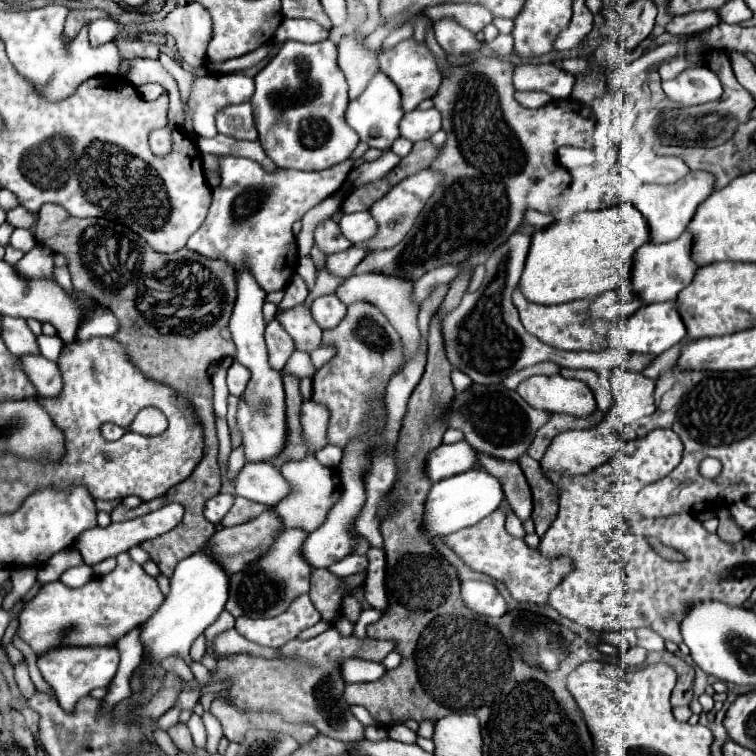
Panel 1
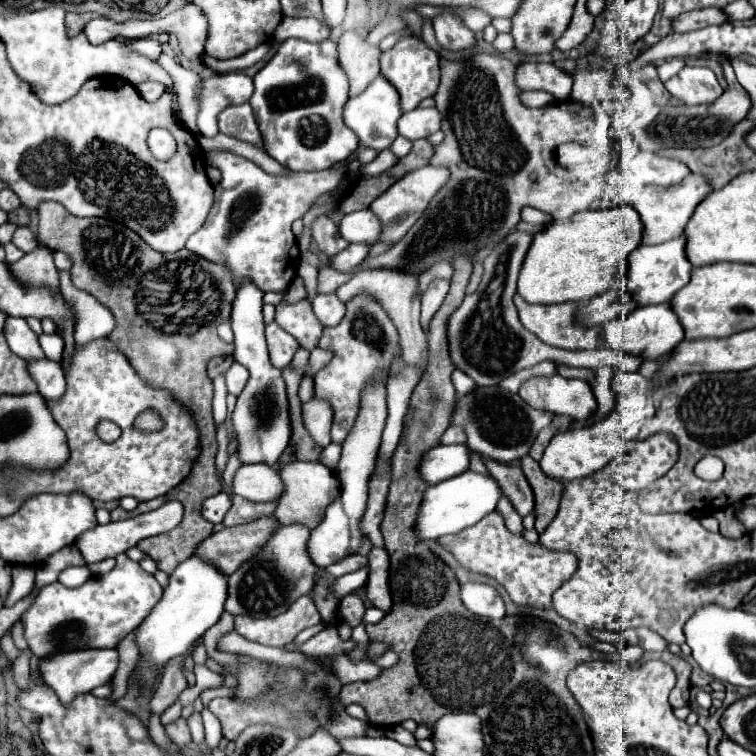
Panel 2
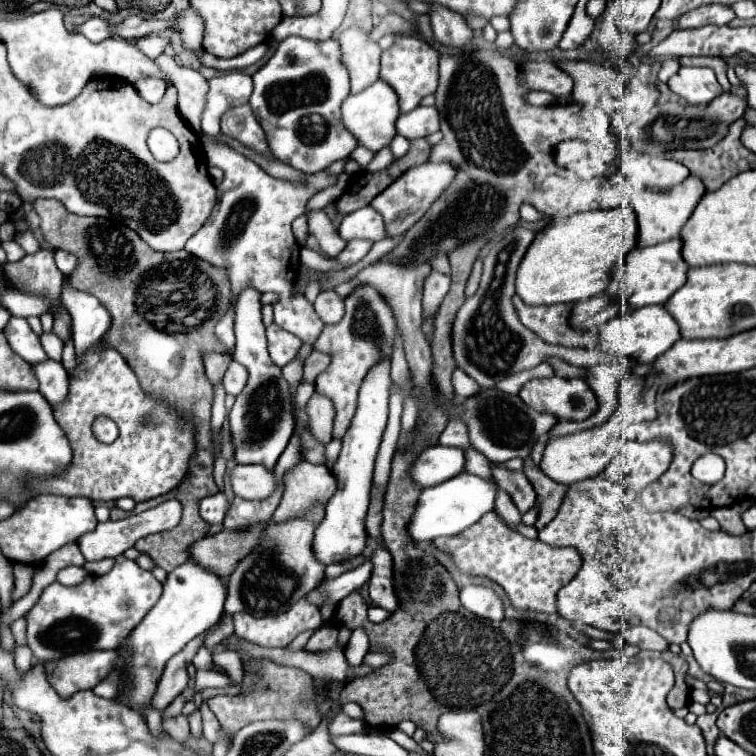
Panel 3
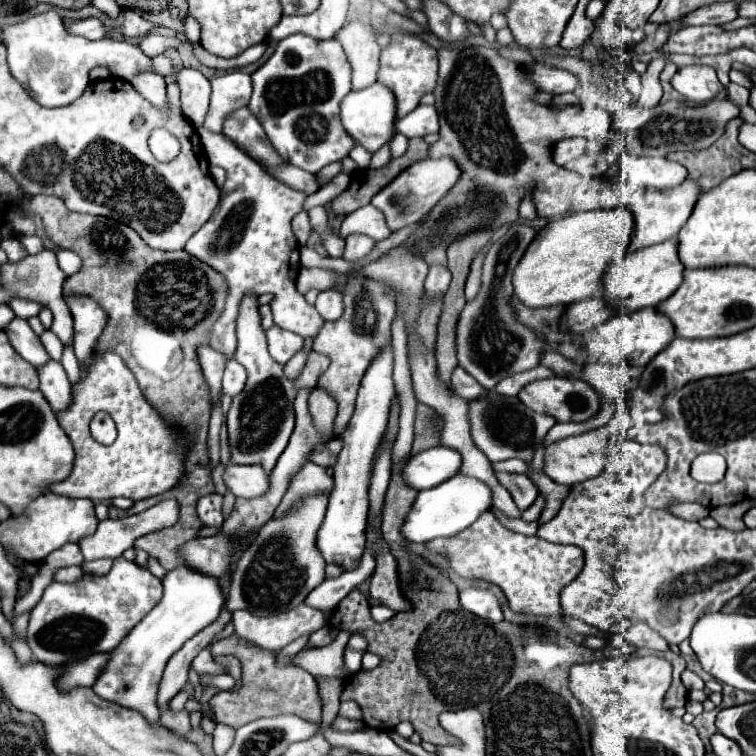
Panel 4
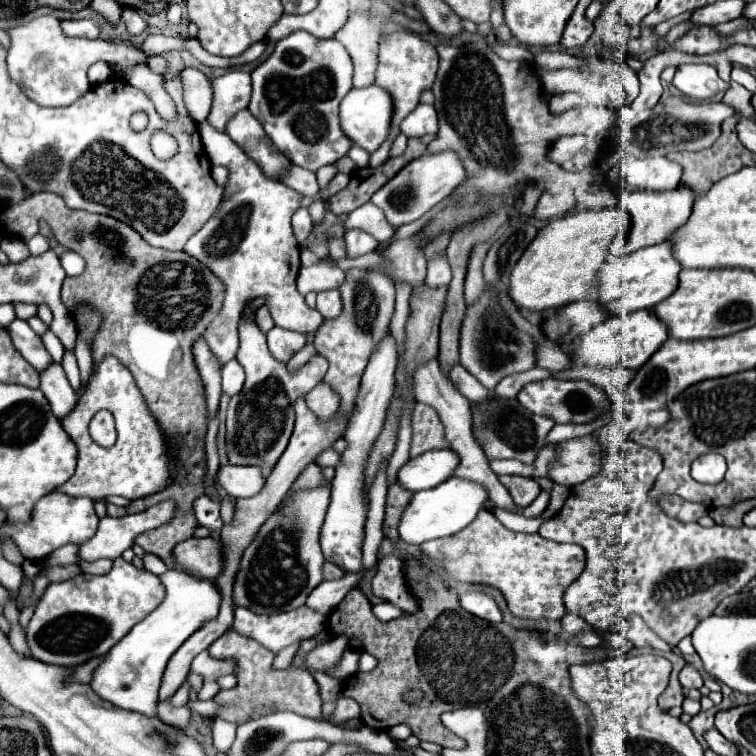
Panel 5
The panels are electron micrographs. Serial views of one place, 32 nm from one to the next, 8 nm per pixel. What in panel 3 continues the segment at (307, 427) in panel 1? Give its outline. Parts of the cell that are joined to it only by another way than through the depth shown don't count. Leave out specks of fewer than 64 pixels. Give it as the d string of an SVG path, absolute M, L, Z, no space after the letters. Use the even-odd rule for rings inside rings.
M314 394L306 404L306 416L308 416L308 430L312 436L322 442L324 446L332 440L332 420L334 420L334 408L332 402L326 396Z

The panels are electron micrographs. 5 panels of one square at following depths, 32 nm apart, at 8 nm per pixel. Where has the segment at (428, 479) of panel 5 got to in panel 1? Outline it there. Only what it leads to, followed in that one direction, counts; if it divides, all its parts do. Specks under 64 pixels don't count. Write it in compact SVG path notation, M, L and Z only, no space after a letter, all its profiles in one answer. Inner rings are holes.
M460 440L456 444L440 444L440 448L428 456L428 476L432 482L438 482L448 476L472 470L476 462L478 452L466 444L466 440Z

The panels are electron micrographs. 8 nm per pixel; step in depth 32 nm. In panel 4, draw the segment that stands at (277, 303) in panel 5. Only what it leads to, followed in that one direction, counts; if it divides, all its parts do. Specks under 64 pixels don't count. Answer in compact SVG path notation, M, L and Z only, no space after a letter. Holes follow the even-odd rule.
M206 128L198 130L204 154L208 158L210 164L218 164L220 168L226 170L226 182L220 186L220 202L214 210L214 214L210 216L210 220L186 242L186 248L192 256L204 260L208 266L216 268L218 272L224 274L224 278L228 280L228 300L226 300L226 310L224 314L216 320L216 324L212 326L212 348L218 350L220 354L232 358L234 350L236 350L236 312L238 312L238 304L242 300L242 296L246 292L254 292L254 294L274 294L274 300L270 302L272 310L274 310L274 324L290 330L302 338L316 338L324 320L320 320L320 314L316 312L314 306L310 306L302 294L298 294L296 290L296 276L300 272L300 246L292 234L290 222L292 218L304 210L304 200L308 198L306 192L294 190L288 184L272 178L268 172L264 172L264 168L252 160L248 154L244 154L242 150L238 150L230 138L224 138L224 134L214 134L208 132Z

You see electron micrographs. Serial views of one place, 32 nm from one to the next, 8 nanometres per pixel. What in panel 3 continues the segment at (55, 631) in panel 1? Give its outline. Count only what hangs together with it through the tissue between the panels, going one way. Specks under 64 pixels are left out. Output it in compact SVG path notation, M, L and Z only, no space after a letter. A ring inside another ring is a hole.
M118 556L114 568L104 576L90 574L82 584L78 586L62 586L60 582L54 582L44 588L42 596L34 604L34 608L24 616L26 618L26 640L34 656L44 664L58 660L66 654L76 652L88 652L88 650L116 650L128 634L140 624L140 620L152 610L156 600L160 600L162 584L152 576L152 572L142 570L134 560L128 560L126 556Z

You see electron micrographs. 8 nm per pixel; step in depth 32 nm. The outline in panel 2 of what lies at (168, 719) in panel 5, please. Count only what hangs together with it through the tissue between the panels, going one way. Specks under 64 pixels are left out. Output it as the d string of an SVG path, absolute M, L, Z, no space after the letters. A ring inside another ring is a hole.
M176 720L176 724L170 724L168 728L166 728L166 734L170 736L170 740L174 742L174 744L178 744L180 748L184 748L184 746L188 746L190 742L192 742L192 738L190 738L190 732L188 732L188 726L186 726L186 720Z

